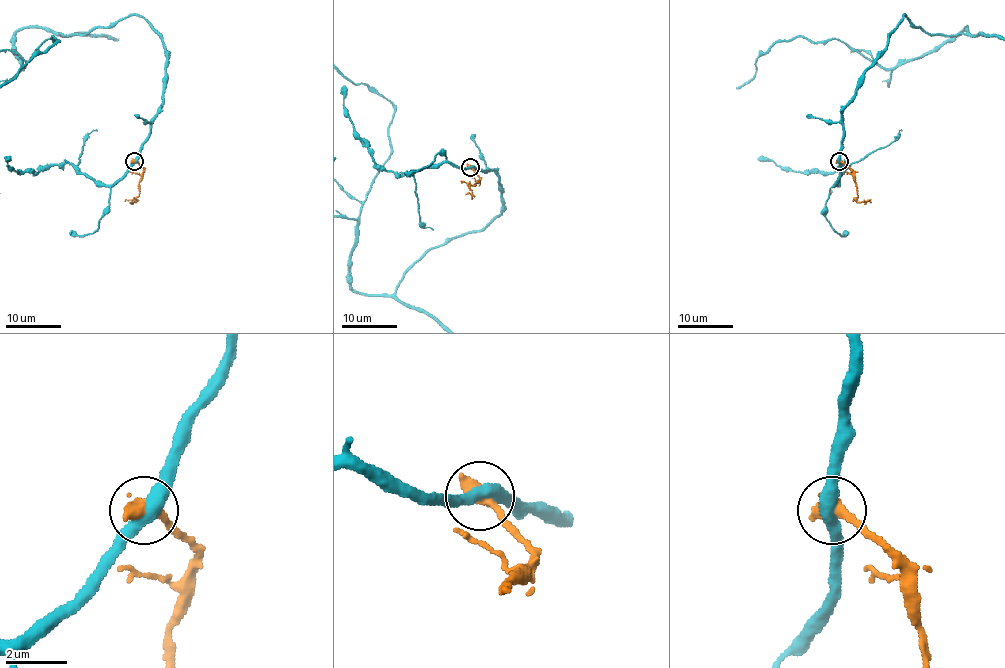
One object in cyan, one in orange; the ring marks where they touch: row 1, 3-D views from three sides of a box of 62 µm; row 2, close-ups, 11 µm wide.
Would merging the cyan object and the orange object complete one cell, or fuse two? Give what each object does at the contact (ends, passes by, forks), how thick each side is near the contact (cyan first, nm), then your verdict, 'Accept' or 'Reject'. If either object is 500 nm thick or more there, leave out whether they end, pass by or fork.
Thickness 460 nm (cyan) against 550 nm. Reject

